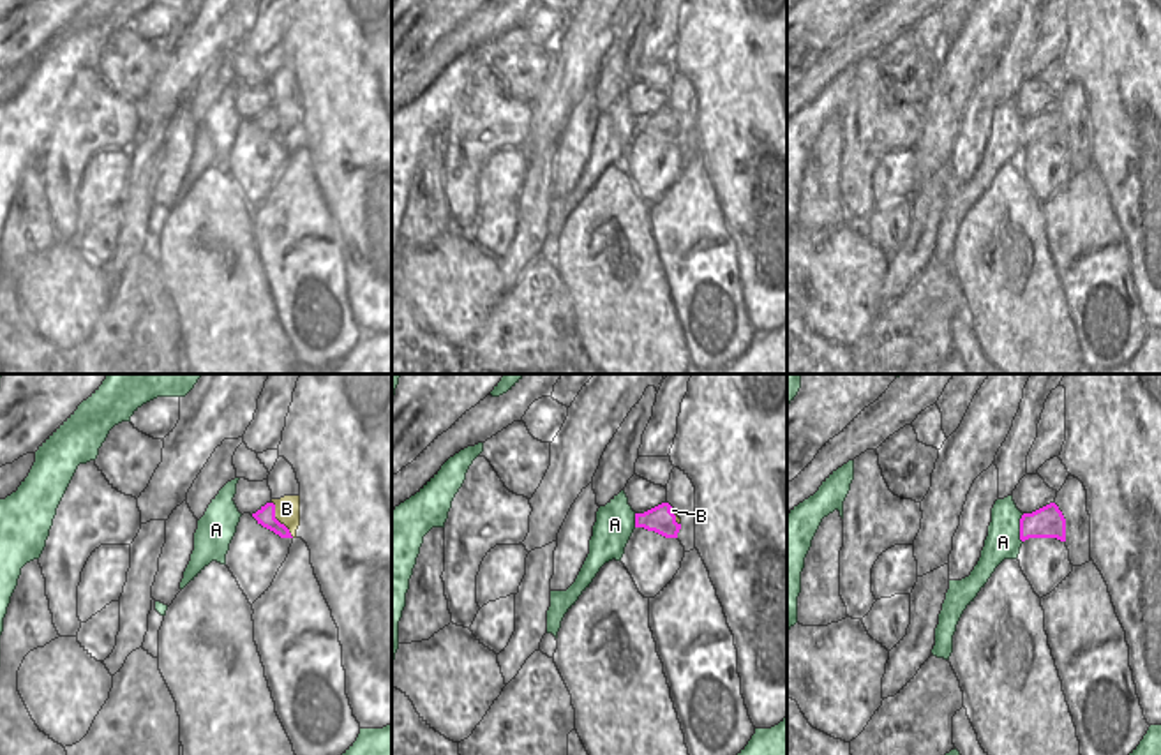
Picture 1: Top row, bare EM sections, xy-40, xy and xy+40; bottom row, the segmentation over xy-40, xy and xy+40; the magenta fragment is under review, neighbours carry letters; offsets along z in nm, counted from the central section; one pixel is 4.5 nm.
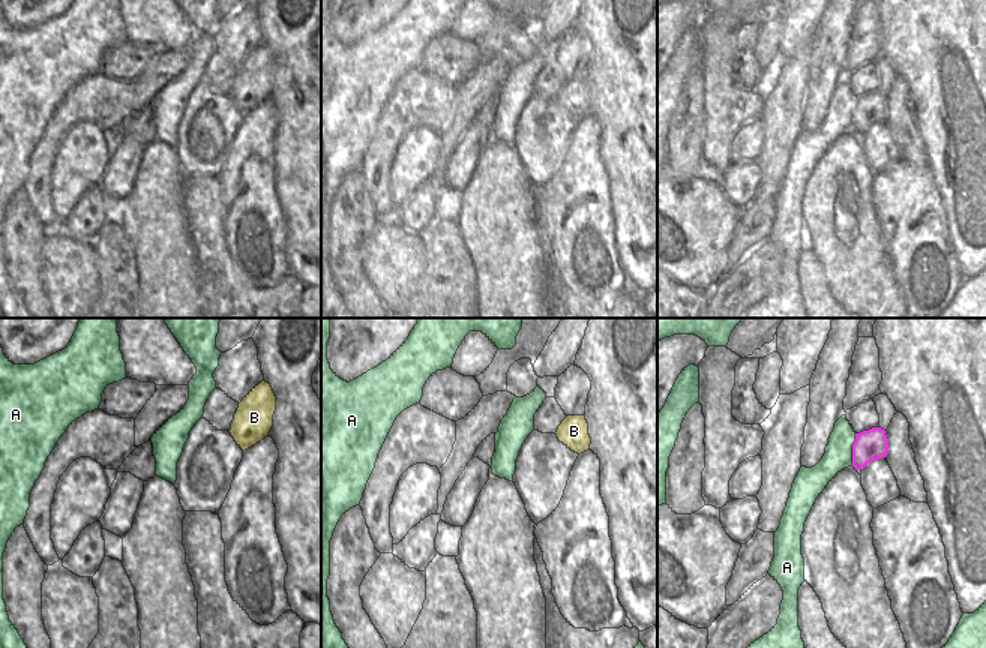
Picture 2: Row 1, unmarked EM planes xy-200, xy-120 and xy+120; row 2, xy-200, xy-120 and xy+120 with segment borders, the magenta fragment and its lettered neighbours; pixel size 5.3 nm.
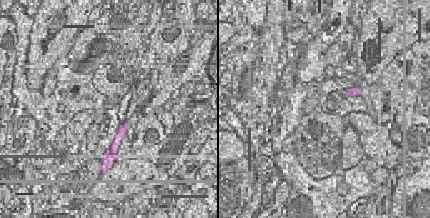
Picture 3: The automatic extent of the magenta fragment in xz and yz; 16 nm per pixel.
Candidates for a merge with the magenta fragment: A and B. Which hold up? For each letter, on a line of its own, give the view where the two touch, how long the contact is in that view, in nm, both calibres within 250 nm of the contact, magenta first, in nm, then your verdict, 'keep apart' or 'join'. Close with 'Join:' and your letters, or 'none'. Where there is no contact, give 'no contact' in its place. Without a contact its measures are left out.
A: meets magenta in xy+40; contact 140 nm long; 140 nm thick on the magenta side, 160 nm on the other; keep apart
B: meets magenta in xy-40; contact 190 nm long; 80 nm thick on the magenta side, 110 nm on the other; join
Join: B

